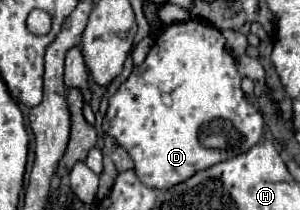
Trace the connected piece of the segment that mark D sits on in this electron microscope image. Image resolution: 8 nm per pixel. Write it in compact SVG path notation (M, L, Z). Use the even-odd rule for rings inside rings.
M199 21L173 23L157 37L147 59L139 67L133 67L127 81L109 99L103 129L127 149L135 163L137 177L147 187L169 189L201 169L249 151L261 141L263 115L257 111L255 103L247 99L241 89L241 79L219 29Z

